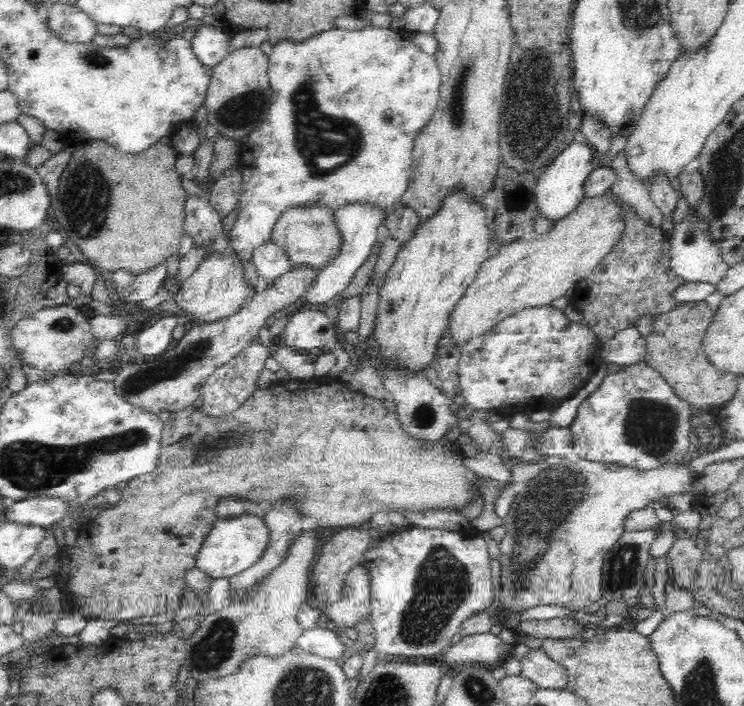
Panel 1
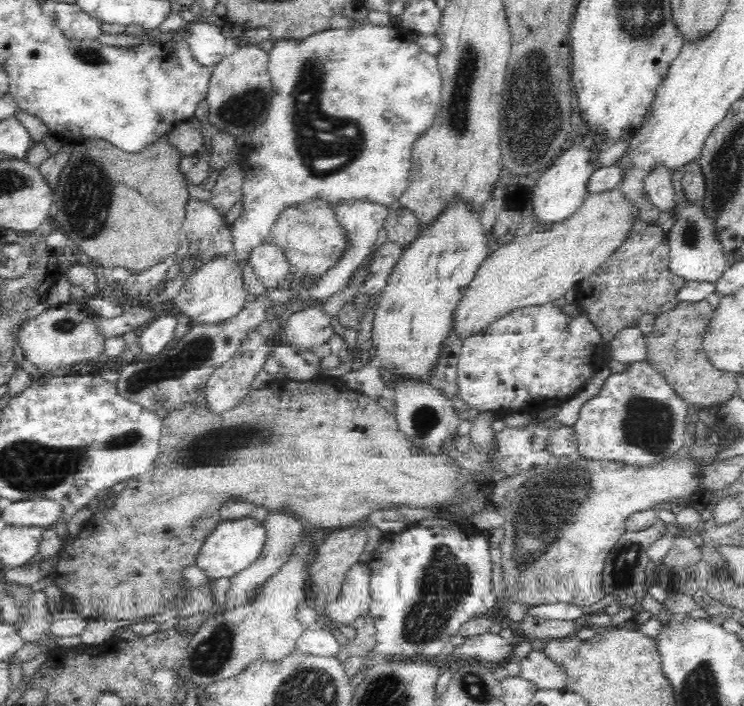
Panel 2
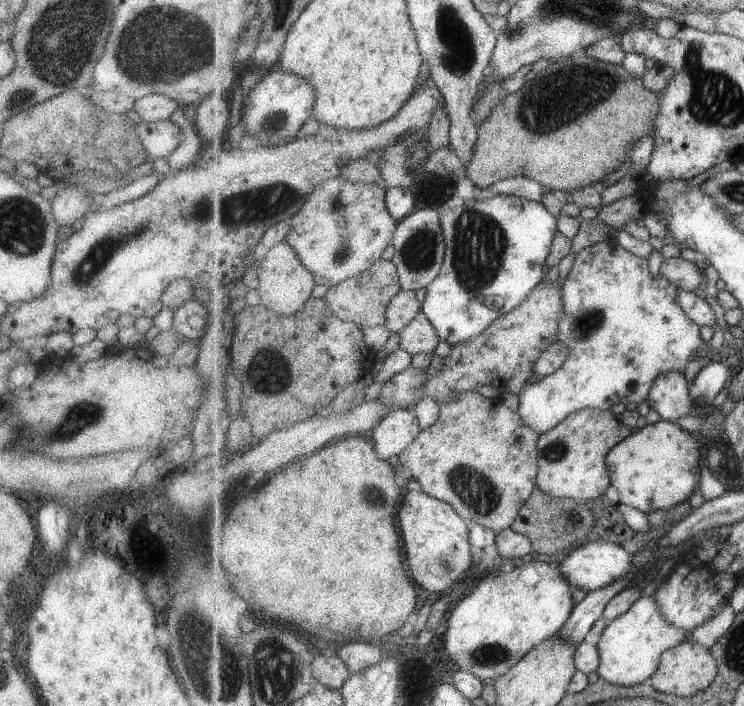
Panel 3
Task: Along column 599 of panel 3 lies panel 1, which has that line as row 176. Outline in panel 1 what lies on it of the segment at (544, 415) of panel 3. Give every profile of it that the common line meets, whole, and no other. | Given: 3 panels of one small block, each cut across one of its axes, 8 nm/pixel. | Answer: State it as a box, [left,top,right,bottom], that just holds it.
[231,26,441,260]

